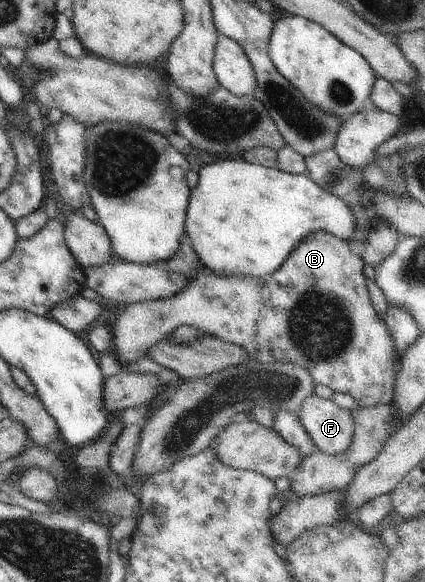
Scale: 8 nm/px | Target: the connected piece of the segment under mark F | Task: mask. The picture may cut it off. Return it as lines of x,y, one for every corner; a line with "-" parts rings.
311,393
297,411
306,433
317,448
330,455
336,455
349,448
354,439
354,414
339,407
332,399
324,399

